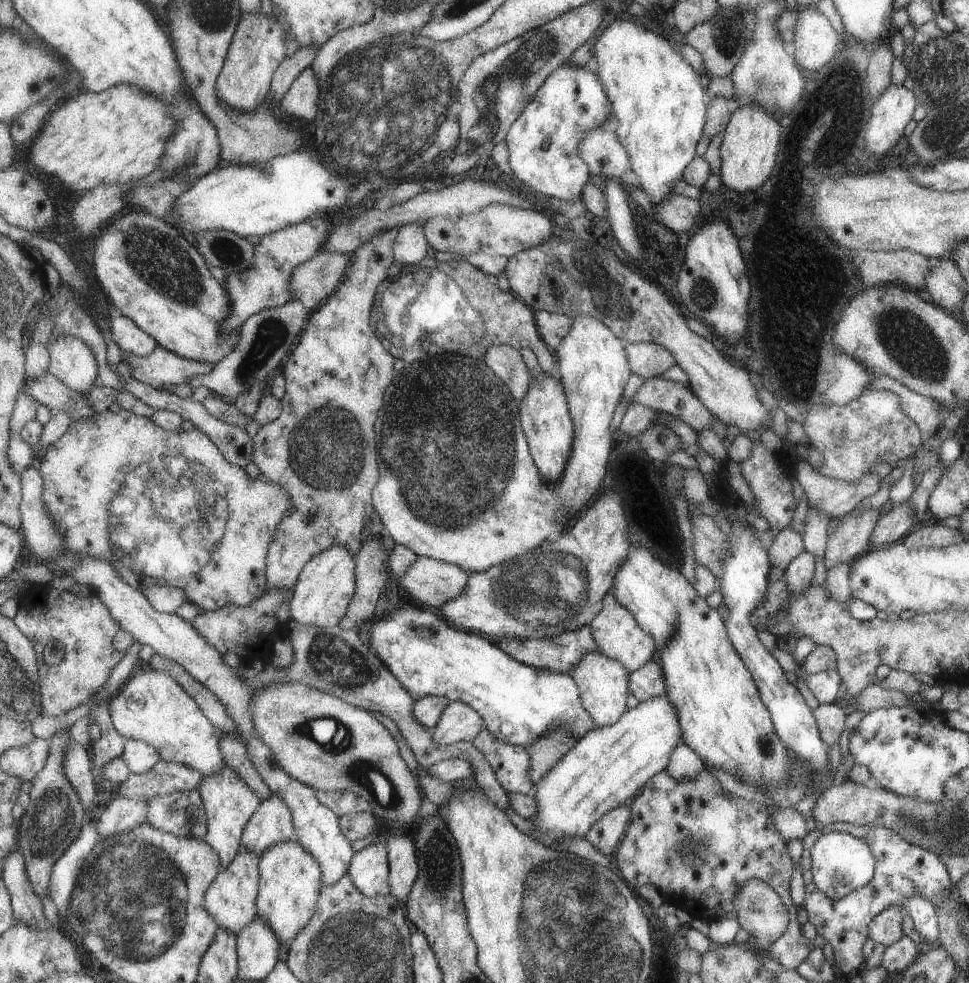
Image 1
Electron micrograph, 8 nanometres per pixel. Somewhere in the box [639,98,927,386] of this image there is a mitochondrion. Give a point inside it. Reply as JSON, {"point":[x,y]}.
{"point":[703,295]}

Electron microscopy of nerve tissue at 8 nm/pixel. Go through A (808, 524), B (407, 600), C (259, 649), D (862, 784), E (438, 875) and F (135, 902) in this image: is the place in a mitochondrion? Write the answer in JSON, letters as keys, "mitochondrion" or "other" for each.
{"A":"other","B":"other","C":"other","D":"other","E":"mitochondrion","F":"mitochondrion"}

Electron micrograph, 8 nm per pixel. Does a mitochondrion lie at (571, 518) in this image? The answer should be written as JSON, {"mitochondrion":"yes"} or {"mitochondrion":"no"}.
{"mitochondrion":"no"}

